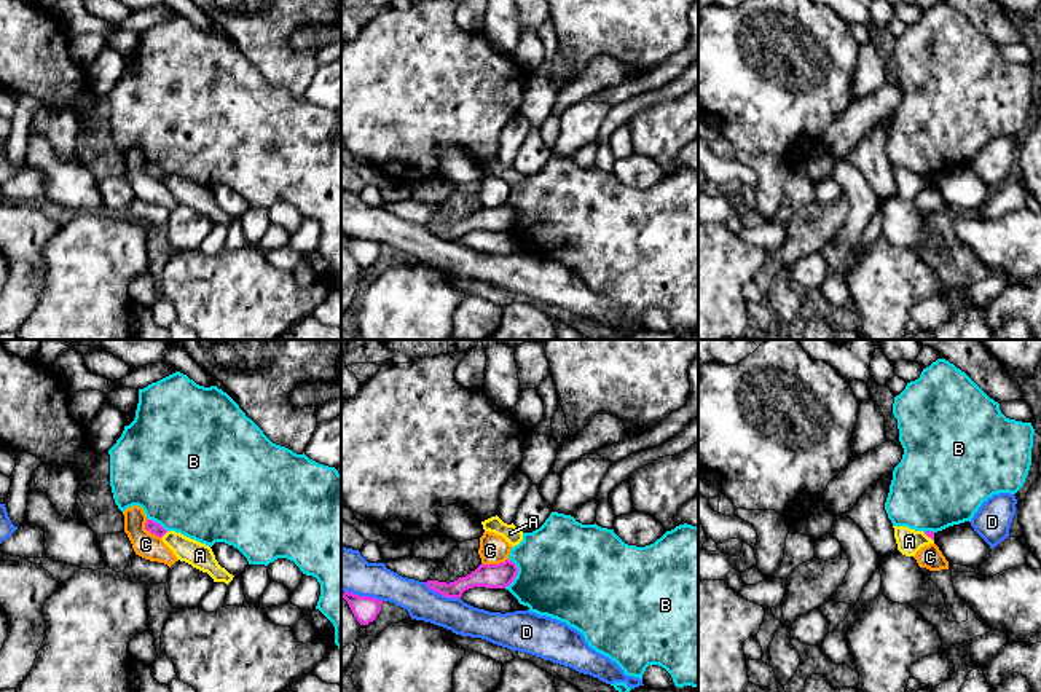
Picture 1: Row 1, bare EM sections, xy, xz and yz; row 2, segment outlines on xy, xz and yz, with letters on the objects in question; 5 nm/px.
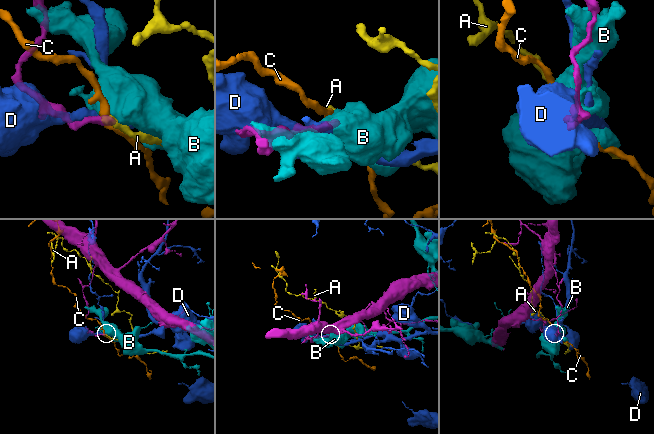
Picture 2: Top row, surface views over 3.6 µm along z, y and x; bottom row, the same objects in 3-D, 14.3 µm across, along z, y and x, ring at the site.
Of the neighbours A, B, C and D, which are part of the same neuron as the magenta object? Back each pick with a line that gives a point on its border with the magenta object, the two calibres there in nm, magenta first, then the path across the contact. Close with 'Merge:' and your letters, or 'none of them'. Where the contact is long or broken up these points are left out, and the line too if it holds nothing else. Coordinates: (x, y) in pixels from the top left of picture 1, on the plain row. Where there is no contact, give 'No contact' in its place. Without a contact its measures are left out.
Merge: none of them

